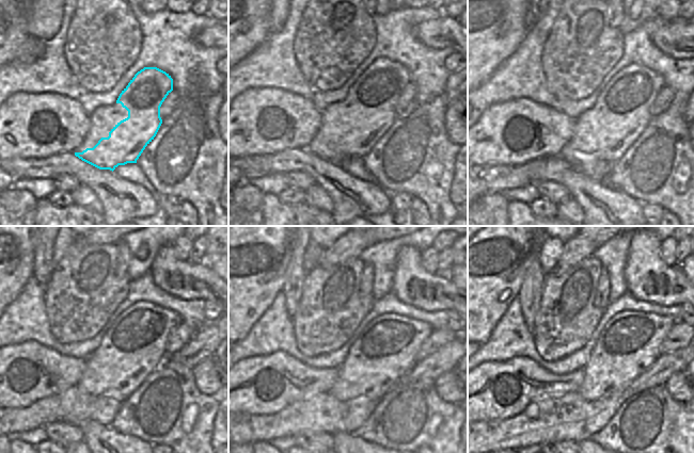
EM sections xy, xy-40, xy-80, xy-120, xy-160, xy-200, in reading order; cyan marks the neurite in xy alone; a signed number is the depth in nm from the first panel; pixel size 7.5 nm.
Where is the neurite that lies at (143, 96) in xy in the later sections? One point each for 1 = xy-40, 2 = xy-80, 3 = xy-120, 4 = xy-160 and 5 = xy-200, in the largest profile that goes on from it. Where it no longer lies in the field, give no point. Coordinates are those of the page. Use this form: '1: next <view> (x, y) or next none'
1: next xy-40 (382, 96)
2: next xy-80 (572, 155)
3: next xy-120 (95, 392)
4: next xy-160 (336, 390)
5: next xy-200 (629, 344)

